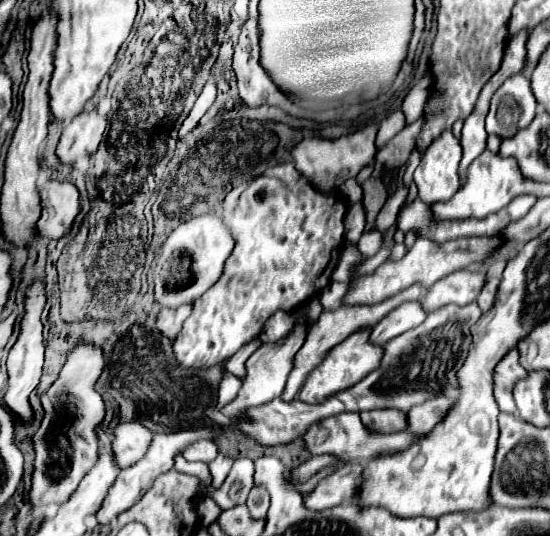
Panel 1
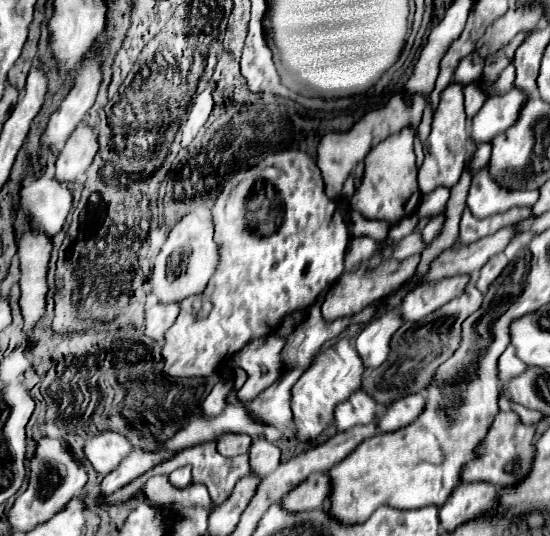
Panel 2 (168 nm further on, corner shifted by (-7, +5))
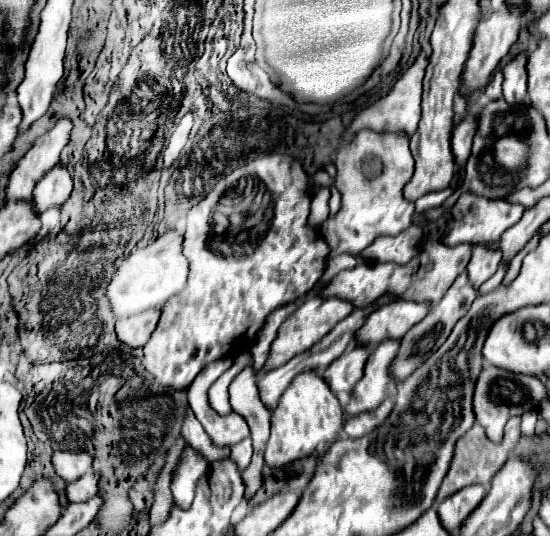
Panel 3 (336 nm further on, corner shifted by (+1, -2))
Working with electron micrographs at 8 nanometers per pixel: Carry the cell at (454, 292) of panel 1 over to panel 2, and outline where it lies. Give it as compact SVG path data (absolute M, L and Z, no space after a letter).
M460 274L460 276L450 276L444 280L420 284L408 296L404 298L404 304L400 306L400 314L404 320L420 320L428 316L430 312L438 310L446 302L454 300L456 296L462 296L470 284L472 276L470 274Z

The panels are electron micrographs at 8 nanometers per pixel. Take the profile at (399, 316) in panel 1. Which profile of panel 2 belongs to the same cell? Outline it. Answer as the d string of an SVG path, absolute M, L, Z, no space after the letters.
M390 310L388 314L380 316L370 326L366 326L366 330L356 338L356 350L360 352L368 370L380 366L386 360L390 350L390 338L402 324L404 320L400 320L400 316Z

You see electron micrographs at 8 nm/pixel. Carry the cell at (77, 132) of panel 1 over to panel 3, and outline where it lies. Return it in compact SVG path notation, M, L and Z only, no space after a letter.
M56 165L52 167L38 183L32 193L32 205L36 207L36 213L44 213L50 207L62 205L72 191L72 175L68 167Z

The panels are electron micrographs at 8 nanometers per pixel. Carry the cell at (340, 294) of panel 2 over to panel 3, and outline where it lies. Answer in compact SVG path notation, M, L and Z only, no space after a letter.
M320 297L308 299L304 305L300 305L282 325L280 331L276 335L276 339L272 341L272 351L268 351L268 361L264 363L264 367L260 371L256 371L256 375L260 373L268 373L280 365L284 365L286 361L290 361L294 355L308 351L314 343L318 343L338 321L342 321L346 315L352 313L352 305L344 303L340 299L328 299L322 301Z

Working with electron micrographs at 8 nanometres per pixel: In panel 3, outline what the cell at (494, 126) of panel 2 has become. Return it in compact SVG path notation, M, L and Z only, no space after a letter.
M468 117L464 119L460 125L454 127L452 131L452 153L454 153L454 161L456 165L462 169L468 161L470 155L470 147L472 147L472 137L476 133L476 119Z

